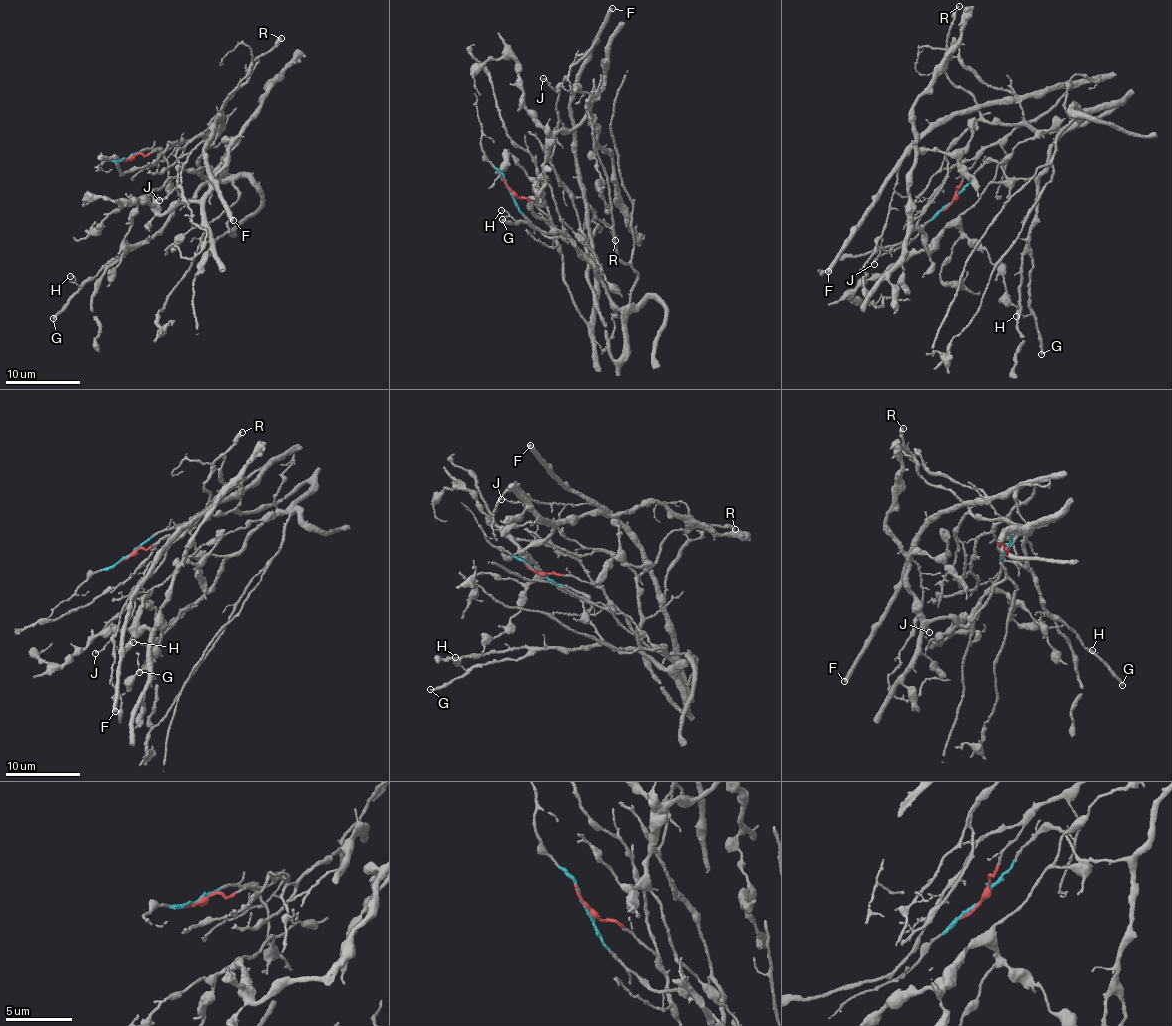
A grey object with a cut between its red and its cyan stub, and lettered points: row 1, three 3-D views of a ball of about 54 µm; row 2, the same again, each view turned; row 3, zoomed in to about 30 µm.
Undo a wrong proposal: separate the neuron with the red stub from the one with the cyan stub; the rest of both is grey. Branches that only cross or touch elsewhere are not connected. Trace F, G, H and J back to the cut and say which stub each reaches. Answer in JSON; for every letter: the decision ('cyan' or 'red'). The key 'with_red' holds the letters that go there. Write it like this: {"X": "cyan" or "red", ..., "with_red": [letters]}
{"F": "red", "G": "cyan", "H": "cyan", "J": "red", "with_red": ["F", "J"]}

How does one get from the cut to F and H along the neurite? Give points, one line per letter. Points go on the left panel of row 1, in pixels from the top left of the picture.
F: (126, 160), (220, 129), (224, 114), (214, 124), (211, 141), (202, 150), (209, 179), (226, 216), (233, 221)
H: (126, 158), (156, 148), (180, 200), (170, 221), (77, 285), (69, 276)

